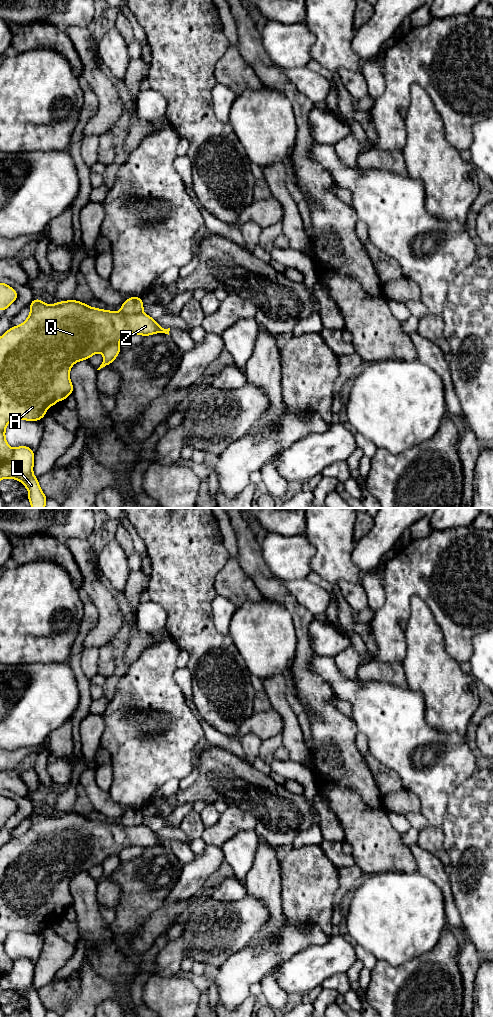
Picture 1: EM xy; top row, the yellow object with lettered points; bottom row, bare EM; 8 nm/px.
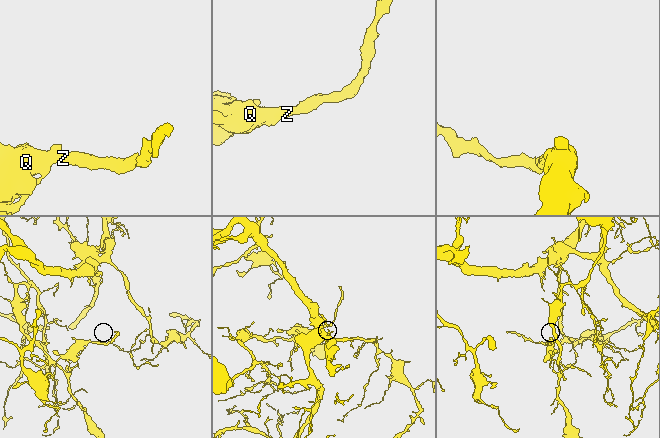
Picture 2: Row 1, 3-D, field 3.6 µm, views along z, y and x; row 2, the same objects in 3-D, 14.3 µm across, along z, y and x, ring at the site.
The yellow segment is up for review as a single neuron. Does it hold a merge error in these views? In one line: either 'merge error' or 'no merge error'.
merge error

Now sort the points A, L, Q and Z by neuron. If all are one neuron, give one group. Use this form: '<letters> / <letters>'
A Q Z / L

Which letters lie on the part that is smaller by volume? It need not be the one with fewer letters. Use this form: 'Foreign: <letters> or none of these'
Foreign: A, Q, Z

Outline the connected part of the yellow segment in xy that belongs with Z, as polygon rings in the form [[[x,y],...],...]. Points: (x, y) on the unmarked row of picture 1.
[[[35,811],[29,818],[31,823],[26,833],[19,838],[11,839],[0,849],[0,976],[10,972],[14,964],[5,951],[7,936],[14,931],[41,932],[49,918],[55,917],[58,912],[64,913],[72,906],[73,897],[69,884],[73,876],[102,864],[108,856],[119,855],[127,847],[141,846],[144,849],[154,845],[169,847],[170,843],[170,840],[161,840],[153,830],[143,824],[126,827],[93,820],[76,812],[48,817],[40,811]]]

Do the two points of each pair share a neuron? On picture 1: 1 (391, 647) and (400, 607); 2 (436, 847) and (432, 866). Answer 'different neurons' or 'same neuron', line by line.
1: same neuron
2: different neurons

